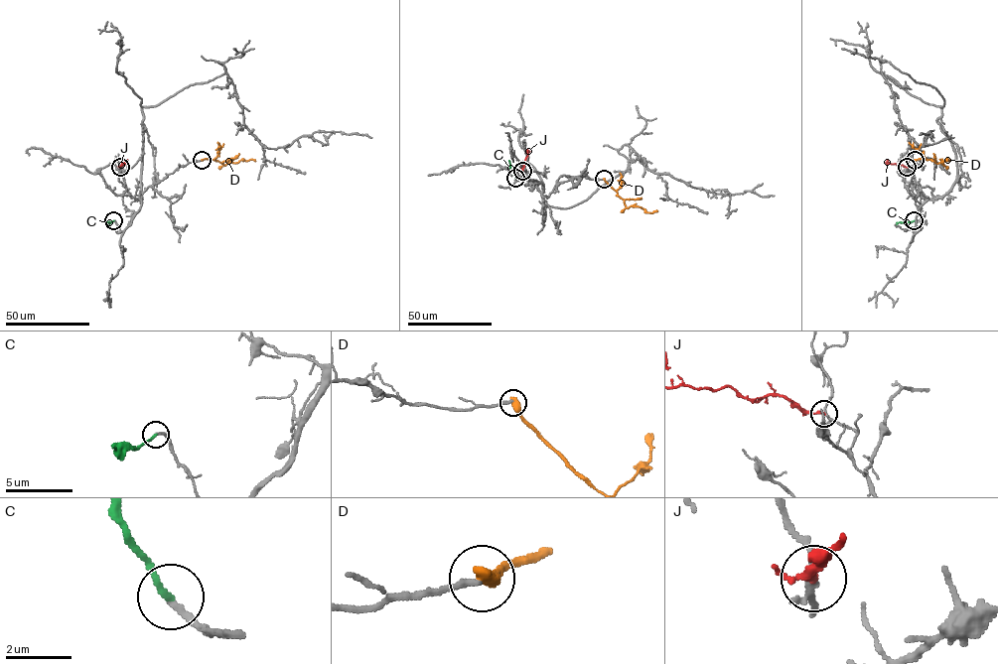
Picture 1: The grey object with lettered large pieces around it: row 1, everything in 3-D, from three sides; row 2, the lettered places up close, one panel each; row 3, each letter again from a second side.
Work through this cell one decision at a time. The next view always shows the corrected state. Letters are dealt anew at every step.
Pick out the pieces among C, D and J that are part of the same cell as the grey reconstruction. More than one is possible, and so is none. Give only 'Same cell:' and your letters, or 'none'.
Same cell: C

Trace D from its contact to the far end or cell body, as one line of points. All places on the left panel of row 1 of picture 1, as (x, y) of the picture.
D: (202, 160), (214, 160), (224, 165), (241, 160), (255, 161)

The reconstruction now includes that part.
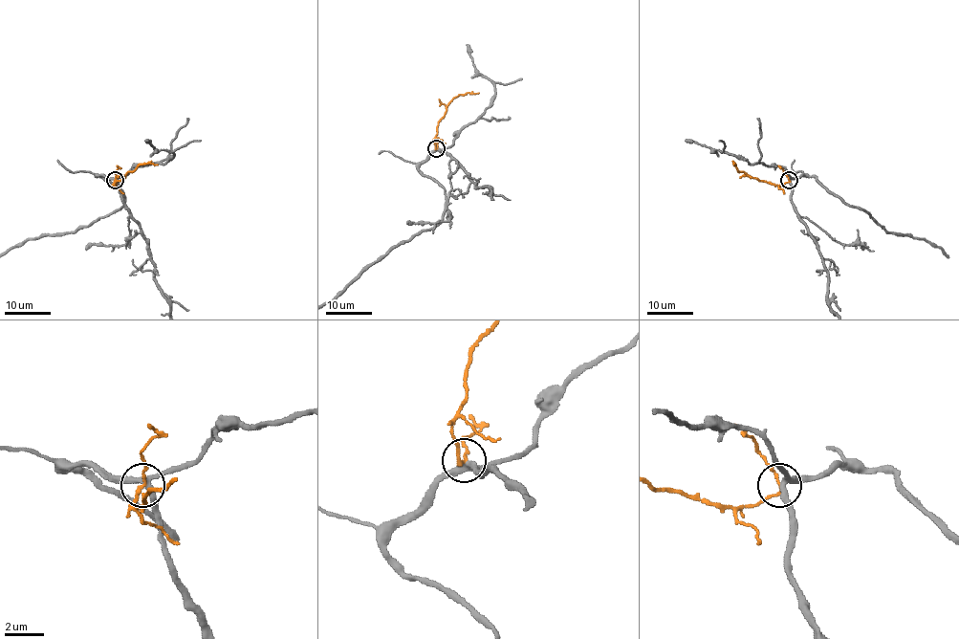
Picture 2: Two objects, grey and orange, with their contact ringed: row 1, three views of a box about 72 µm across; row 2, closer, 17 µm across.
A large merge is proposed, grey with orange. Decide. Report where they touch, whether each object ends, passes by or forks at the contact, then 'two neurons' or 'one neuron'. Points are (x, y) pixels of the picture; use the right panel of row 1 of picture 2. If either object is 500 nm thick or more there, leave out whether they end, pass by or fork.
(789, 180) | grey forks | orange passes by | two neurons

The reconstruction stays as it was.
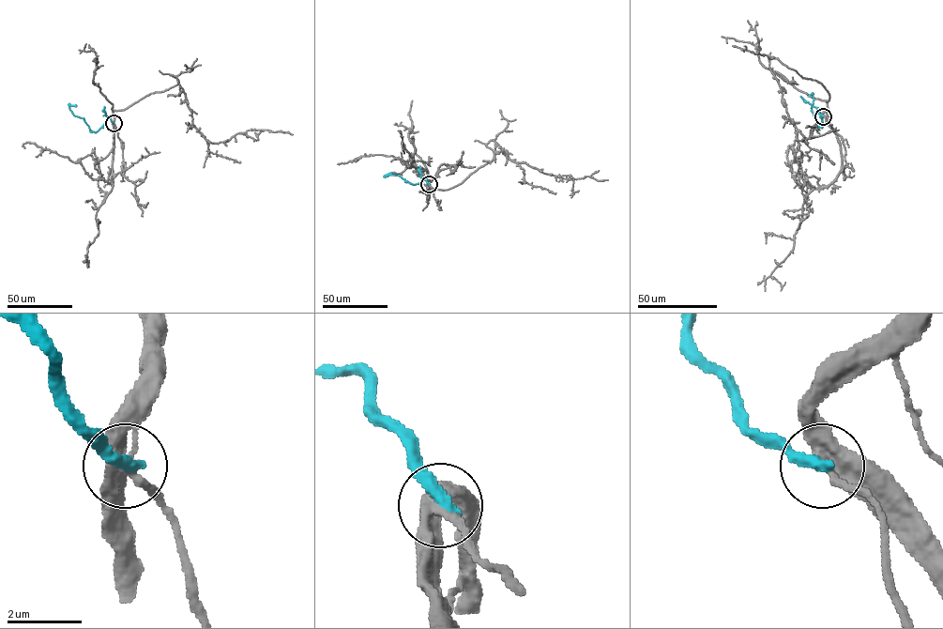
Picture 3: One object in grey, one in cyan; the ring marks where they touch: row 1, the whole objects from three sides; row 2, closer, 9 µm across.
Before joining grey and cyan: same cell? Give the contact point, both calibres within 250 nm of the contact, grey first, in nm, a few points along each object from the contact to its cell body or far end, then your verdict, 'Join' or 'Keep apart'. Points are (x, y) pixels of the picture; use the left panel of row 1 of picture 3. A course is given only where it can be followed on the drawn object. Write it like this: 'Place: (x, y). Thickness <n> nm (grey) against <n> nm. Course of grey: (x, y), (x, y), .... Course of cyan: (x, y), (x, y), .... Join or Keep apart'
Place: (114, 123). Thickness 360 nm (grey) against 360 nm. Course of grey: (113, 123), (114, 110), (177, 84), (171, 75), (185, 95), (193, 125), (212, 143), (250, 130), (292, 134). Course of cyan: (113, 123), (108, 117), (98, 130), (92, 131), (83, 118), (75, 116), (69, 109), (70, 105), (76, 106). Keep apart

